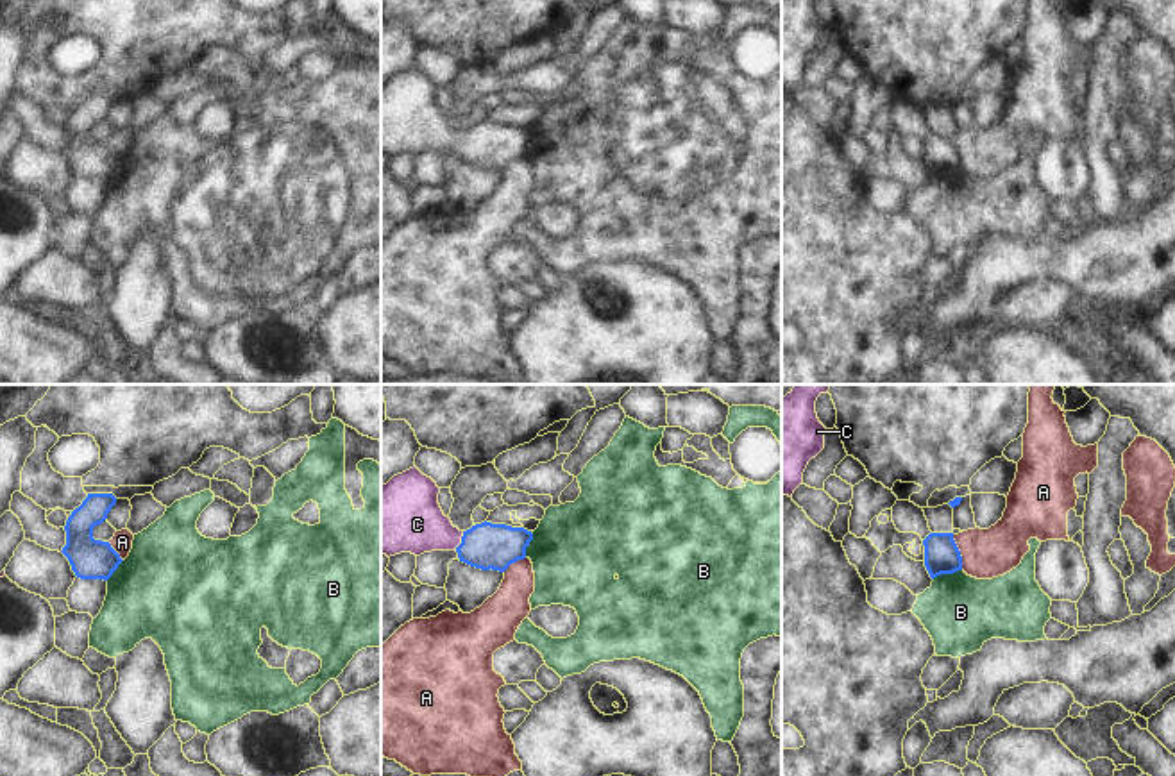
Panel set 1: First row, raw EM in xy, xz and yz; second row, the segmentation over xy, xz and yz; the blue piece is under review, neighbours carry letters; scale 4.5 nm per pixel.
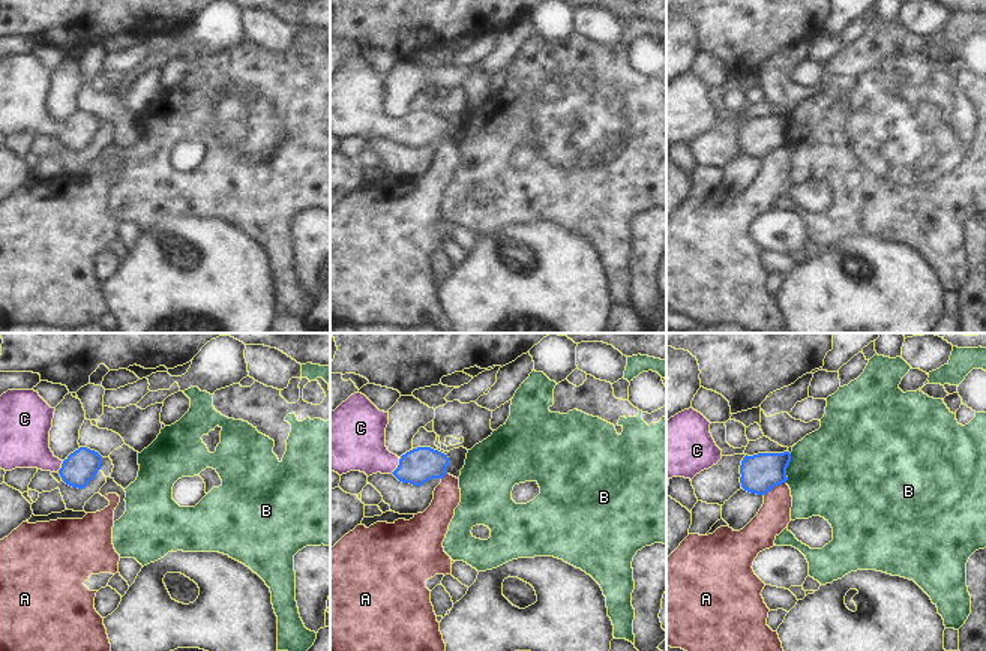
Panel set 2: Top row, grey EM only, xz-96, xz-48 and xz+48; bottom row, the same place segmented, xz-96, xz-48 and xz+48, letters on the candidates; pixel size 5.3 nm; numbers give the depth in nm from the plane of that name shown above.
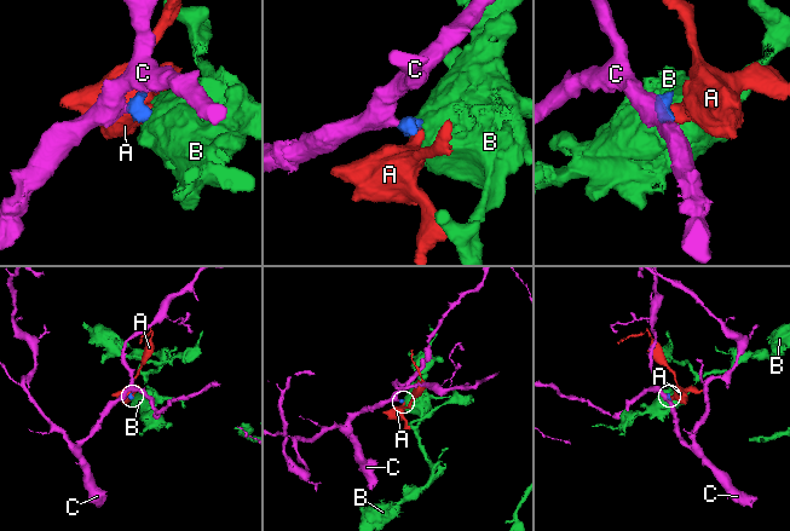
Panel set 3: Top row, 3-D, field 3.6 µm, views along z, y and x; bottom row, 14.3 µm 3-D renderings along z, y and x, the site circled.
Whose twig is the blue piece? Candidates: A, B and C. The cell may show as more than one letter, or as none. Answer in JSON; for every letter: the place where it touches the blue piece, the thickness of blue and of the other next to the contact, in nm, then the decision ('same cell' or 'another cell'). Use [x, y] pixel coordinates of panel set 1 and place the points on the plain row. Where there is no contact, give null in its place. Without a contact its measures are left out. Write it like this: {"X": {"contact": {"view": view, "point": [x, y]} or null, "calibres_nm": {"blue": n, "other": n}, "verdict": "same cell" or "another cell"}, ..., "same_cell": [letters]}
{"A": {"contact": {"view": "yz", "point": [959, 152]}, "calibres_nm": {"blue": 160, "other": 220}, "verdict": "another cell"}, "B": {"contact": {"view": "yz", "point": [946, 172]}, "calibres_nm": {"blue": 160, "other": 340}, "verdict": "another cell"}, "C": {"contact": {"view": "xz", "point": [462, 140]}, "calibres_nm": {"blue": 220, "other": 280}, "verdict": "same cell"}, "same_cell": ["C"]}

